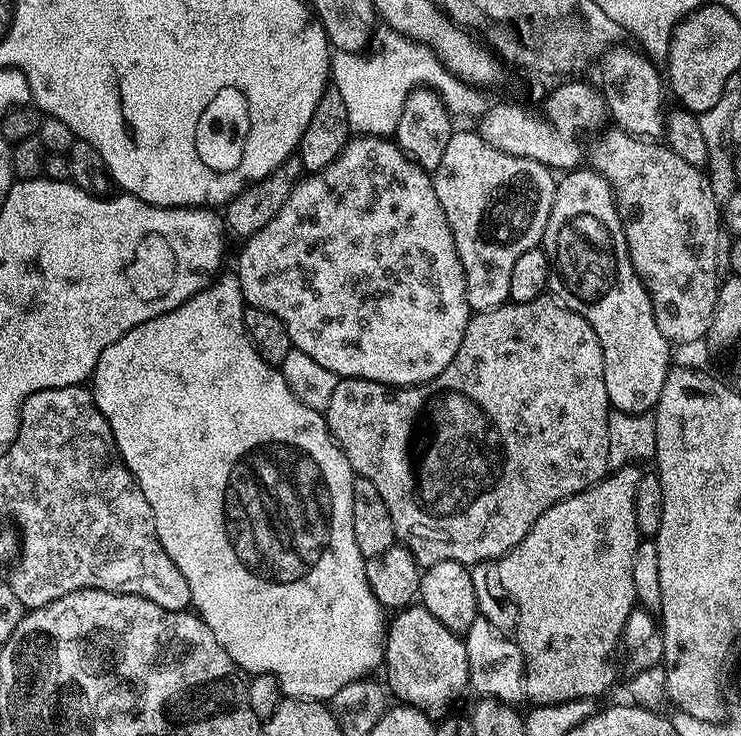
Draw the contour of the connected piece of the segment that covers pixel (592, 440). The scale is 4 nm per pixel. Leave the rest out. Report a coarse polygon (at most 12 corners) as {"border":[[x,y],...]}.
{"border":[[469,319],[328,432],[425,569],[495,561],[609,475],[598,334]]}

